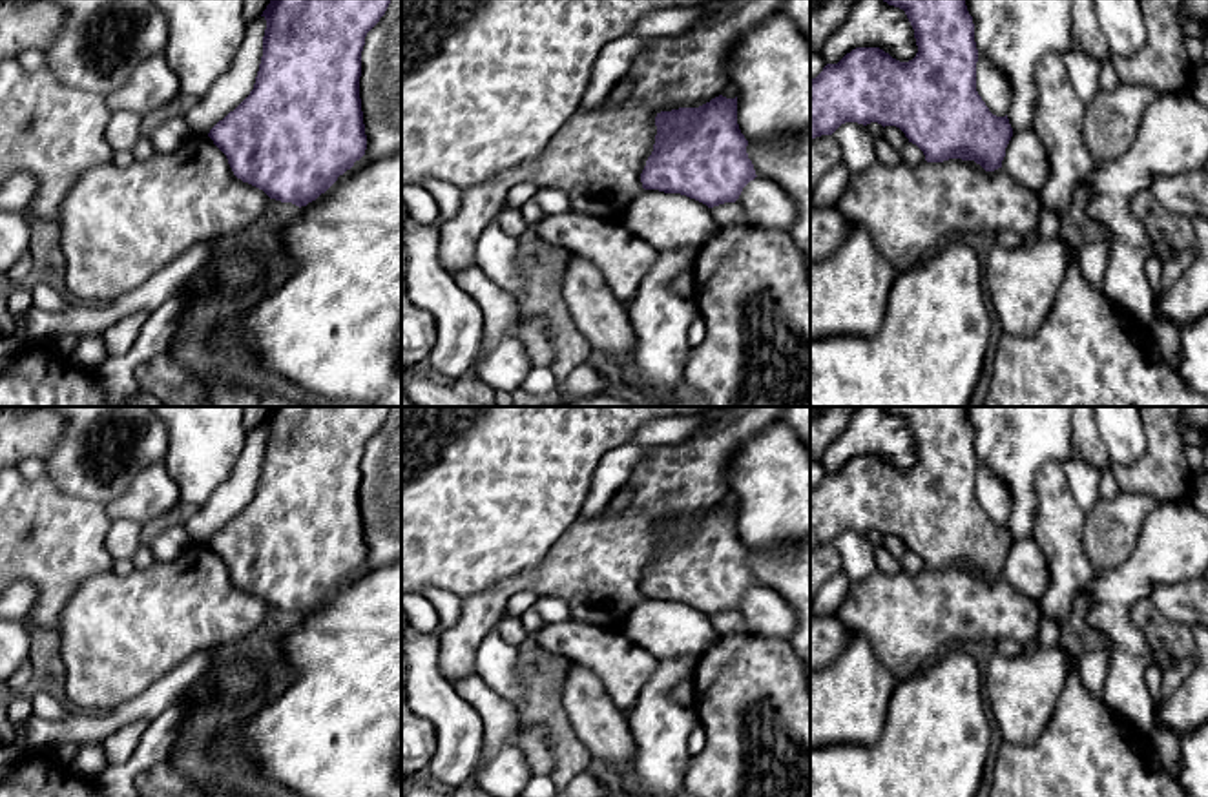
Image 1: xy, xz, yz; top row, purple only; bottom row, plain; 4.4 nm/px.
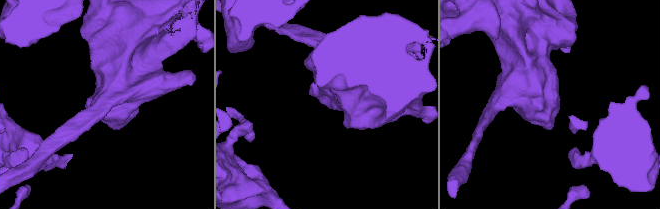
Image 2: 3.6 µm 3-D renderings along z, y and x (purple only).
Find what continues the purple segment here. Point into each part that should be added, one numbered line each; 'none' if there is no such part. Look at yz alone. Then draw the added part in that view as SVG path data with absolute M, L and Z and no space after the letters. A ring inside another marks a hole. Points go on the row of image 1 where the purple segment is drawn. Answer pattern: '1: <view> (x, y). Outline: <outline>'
none

